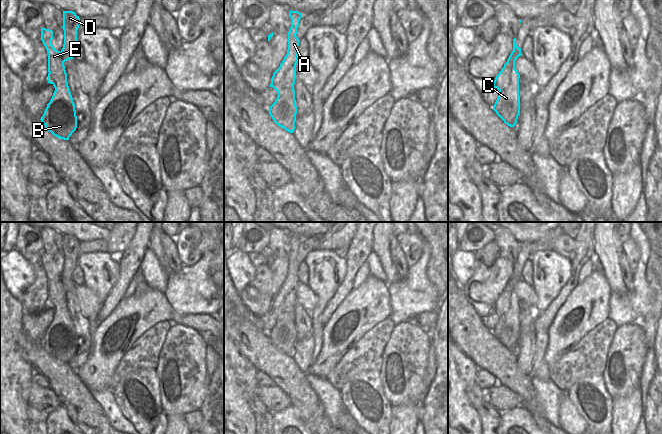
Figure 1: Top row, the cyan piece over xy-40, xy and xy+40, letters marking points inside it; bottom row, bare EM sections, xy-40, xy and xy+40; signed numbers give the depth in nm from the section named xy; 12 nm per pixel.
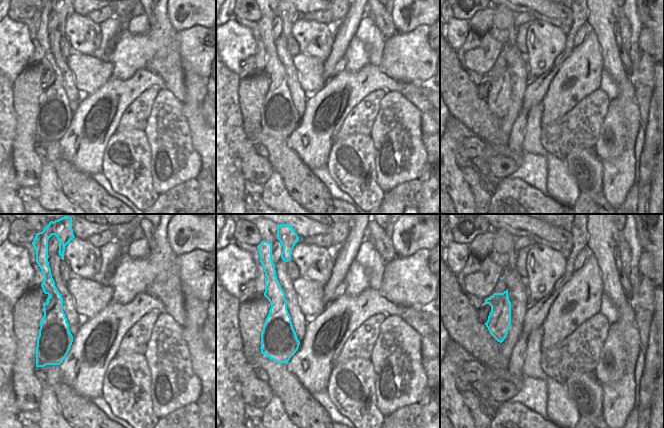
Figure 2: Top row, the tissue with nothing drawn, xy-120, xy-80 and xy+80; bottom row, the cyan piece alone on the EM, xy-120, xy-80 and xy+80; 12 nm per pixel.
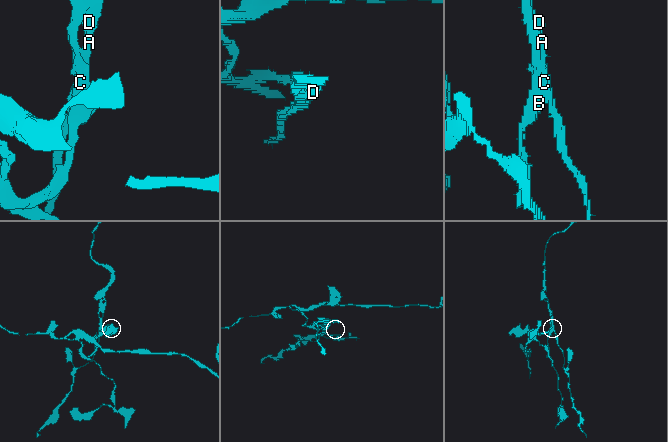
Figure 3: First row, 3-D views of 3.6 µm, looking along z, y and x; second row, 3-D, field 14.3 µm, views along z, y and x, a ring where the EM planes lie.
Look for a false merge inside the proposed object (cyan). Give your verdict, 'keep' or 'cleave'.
cleave

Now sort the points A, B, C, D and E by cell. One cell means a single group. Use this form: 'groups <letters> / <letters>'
groups A C D / B E

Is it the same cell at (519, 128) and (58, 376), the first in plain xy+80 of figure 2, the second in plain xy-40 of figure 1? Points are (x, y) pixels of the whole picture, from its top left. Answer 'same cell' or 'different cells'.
different cells

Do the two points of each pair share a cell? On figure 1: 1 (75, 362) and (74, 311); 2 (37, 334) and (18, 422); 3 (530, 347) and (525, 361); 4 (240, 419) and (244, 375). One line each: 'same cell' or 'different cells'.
1: same cell
2: different cells
3: same cell
4: same cell

